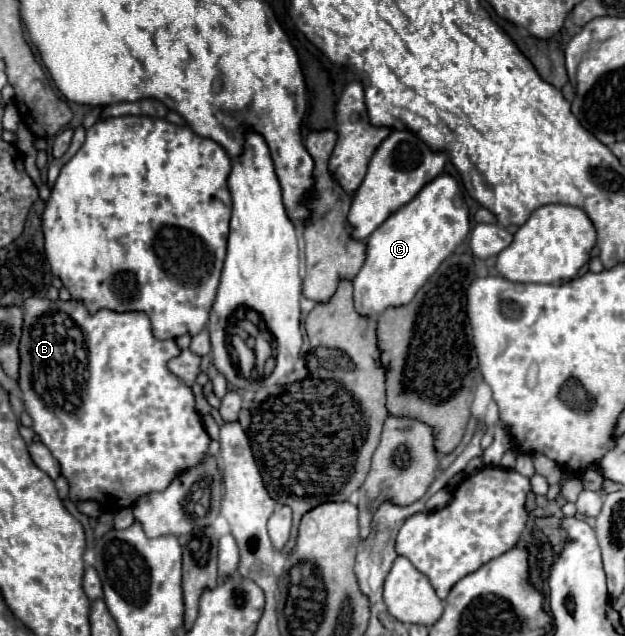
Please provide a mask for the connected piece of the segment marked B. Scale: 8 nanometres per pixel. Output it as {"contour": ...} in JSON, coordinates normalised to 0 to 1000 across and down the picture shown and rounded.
{"contour":[[[46,469],[40,475],[37,484],[40,494],[40,506],[37,506],[37,531],[34,531],[34,582],[30,582],[30,607],[37,616],[37,632],[40,632],[40,645],[46,648],[46,654],[53,657],[53,676],[62,682],[66,695],[82,708],[82,714],[88,717],[88,723],[98,733],[98,748],[107,755],[110,761],[110,786],[114,789],[133,789],[133,786],[152,786],[162,792],[162,799],[168,805],[187,805],[194,799],[213,796],[229,777],[242,777],[242,774],[261,774],[280,748],[299,742],[302,736],[312,736],[325,726],[325,720],[331,717],[338,689],[331,686],[322,654],[312,645],[312,623],[306,616],[302,607],[296,607],[293,601],[286,601],[286,594],[280,594],[270,582],[267,582],[267,569],[286,557],[286,547],[280,541],[280,535],[251,535],[242,522],[242,506],[235,500],[235,494],[222,494],[222,491],[210,491],[210,494],[184,494],[178,487],[158,487],[155,494],[142,494],[139,484],[123,475],[123,472],[88,472],[82,475],[78,469]]]}

